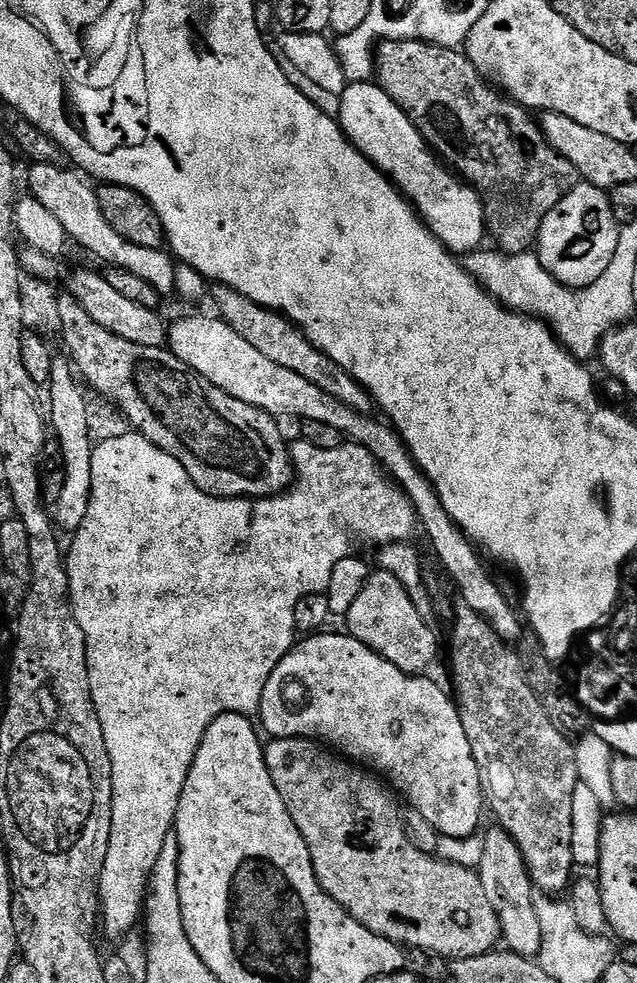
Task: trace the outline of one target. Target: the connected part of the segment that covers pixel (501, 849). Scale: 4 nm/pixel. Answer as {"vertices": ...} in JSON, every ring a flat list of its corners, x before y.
{"vertices":[[494,824,483,835,484,854,478,869,486,898,499,916,501,937,507,949,519,956,537,957,542,944,542,927,536,908,535,883,526,869,525,858,517,842,505,829]]}

